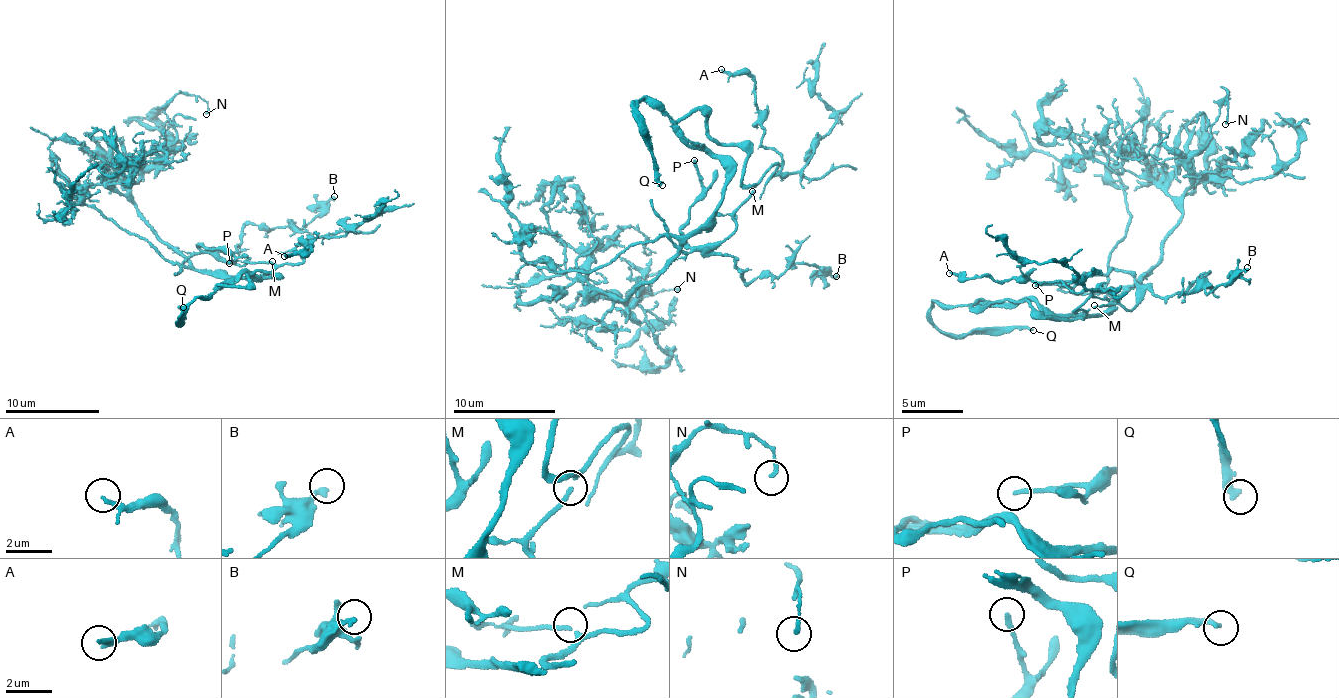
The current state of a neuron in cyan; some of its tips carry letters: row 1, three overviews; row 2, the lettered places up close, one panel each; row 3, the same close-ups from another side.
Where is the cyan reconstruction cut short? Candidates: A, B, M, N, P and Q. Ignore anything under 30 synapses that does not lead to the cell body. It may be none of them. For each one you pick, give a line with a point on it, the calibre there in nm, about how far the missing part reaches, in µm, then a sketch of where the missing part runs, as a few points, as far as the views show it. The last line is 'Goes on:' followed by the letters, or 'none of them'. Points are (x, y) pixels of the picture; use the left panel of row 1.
Q: (183, 307) | 280 nm | 7 µm | (183, 307), (202, 308), (227, 303)
Goes on: Q

